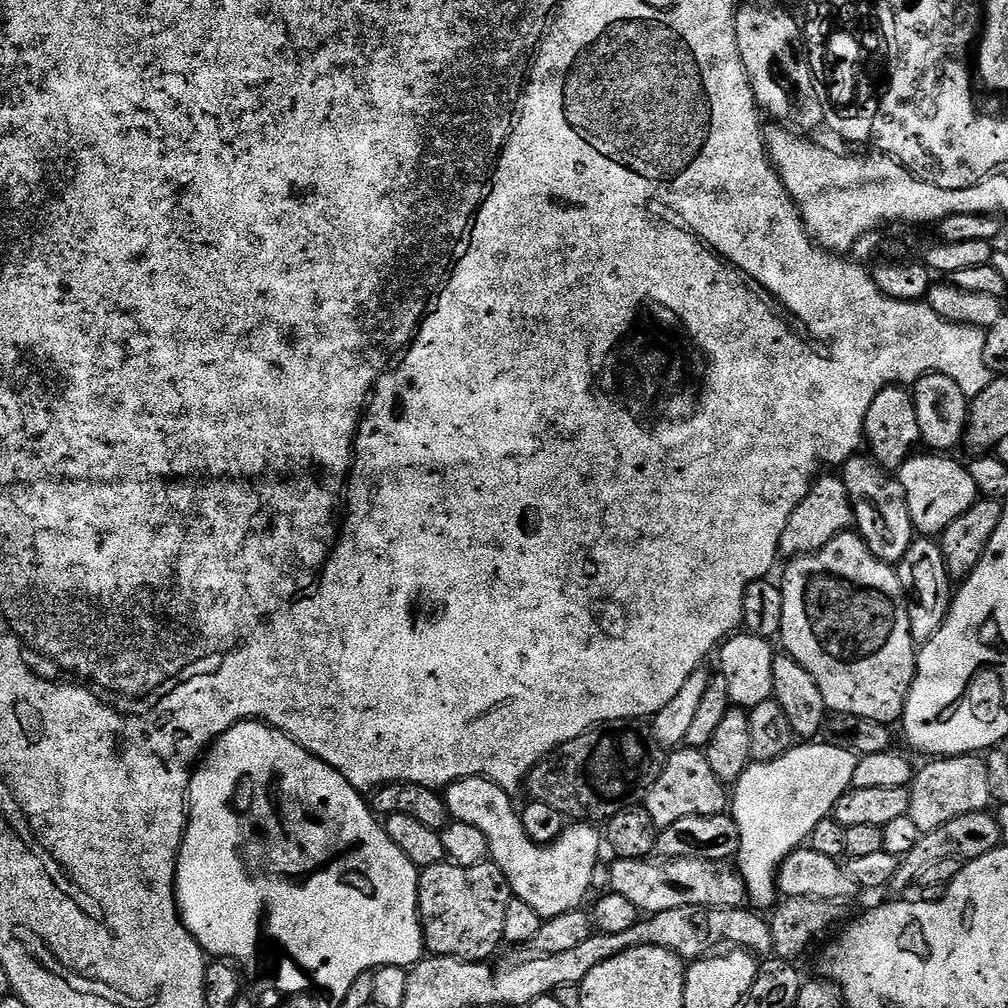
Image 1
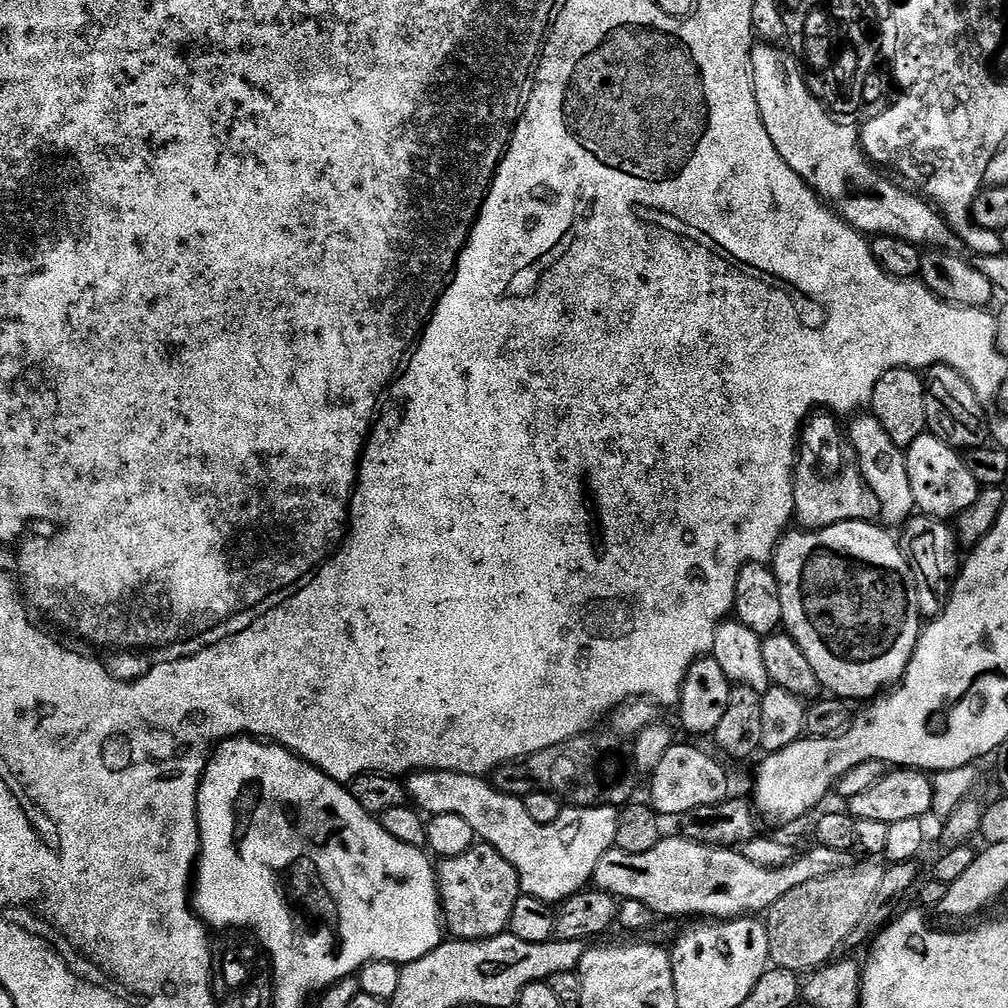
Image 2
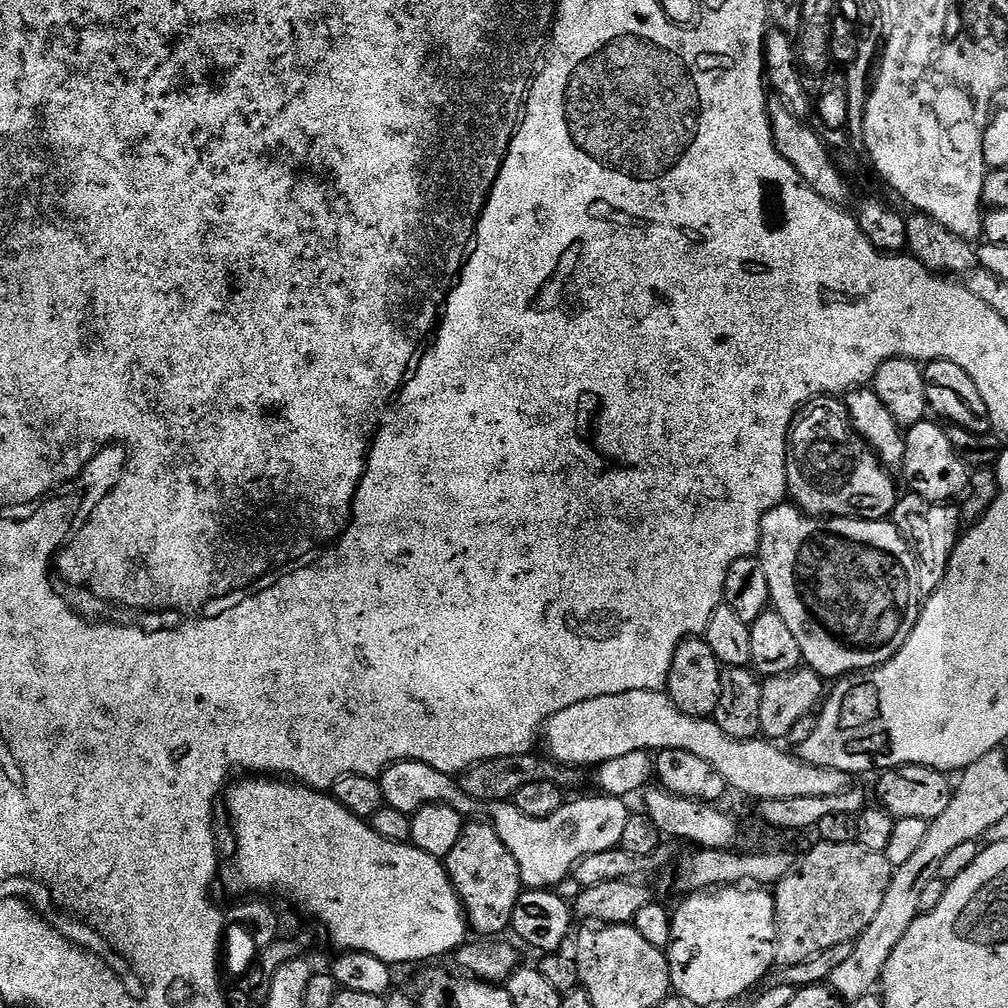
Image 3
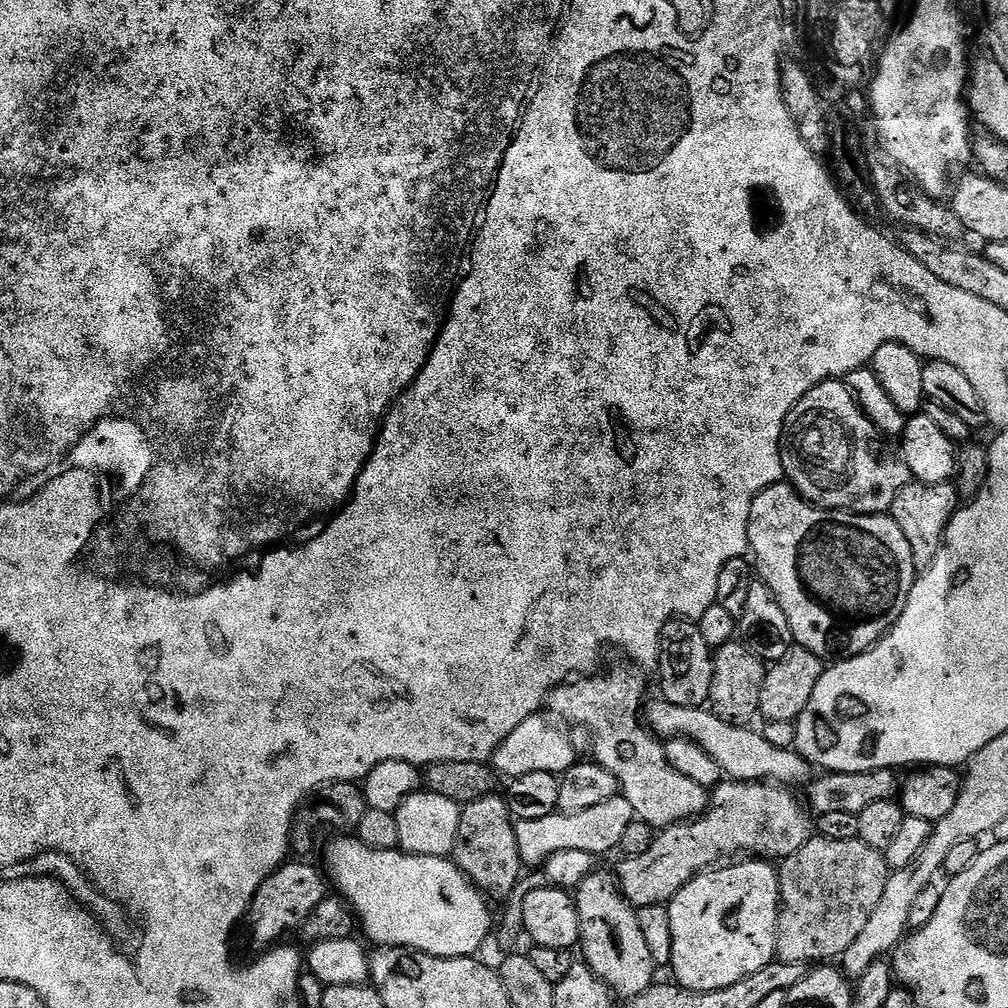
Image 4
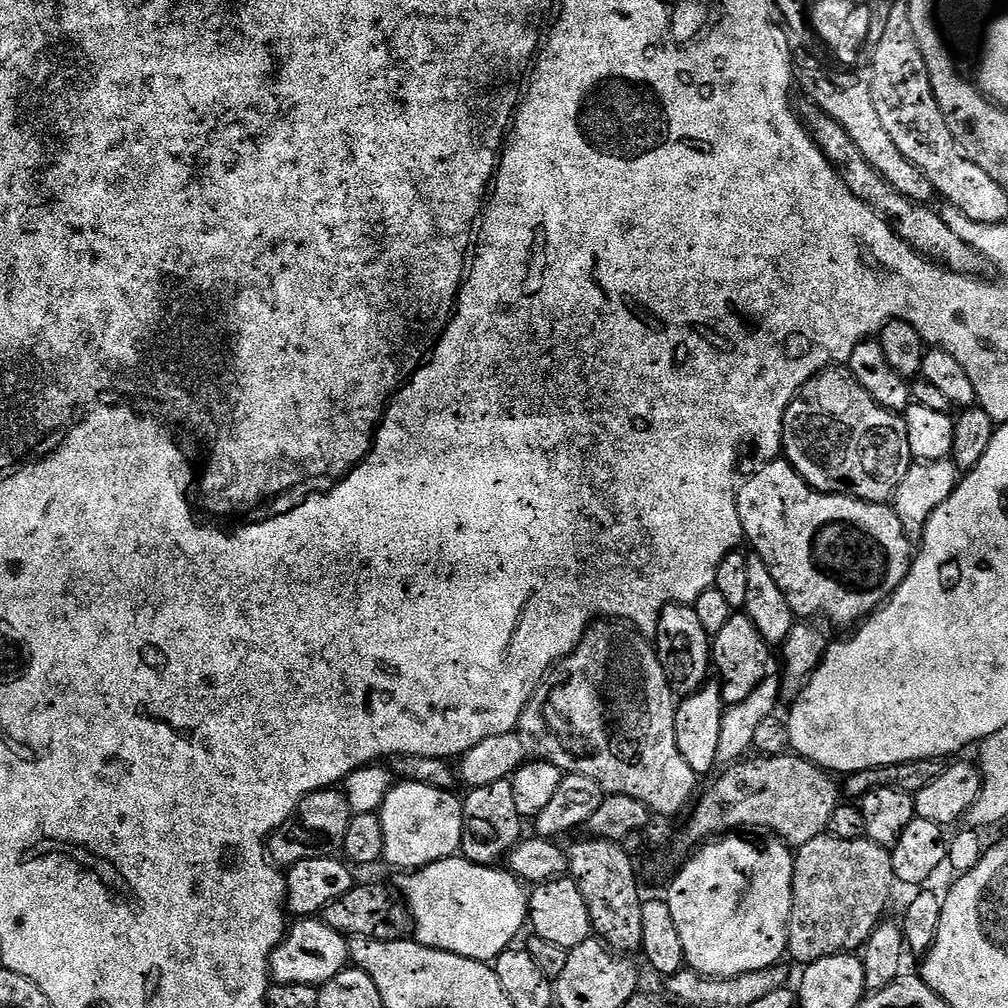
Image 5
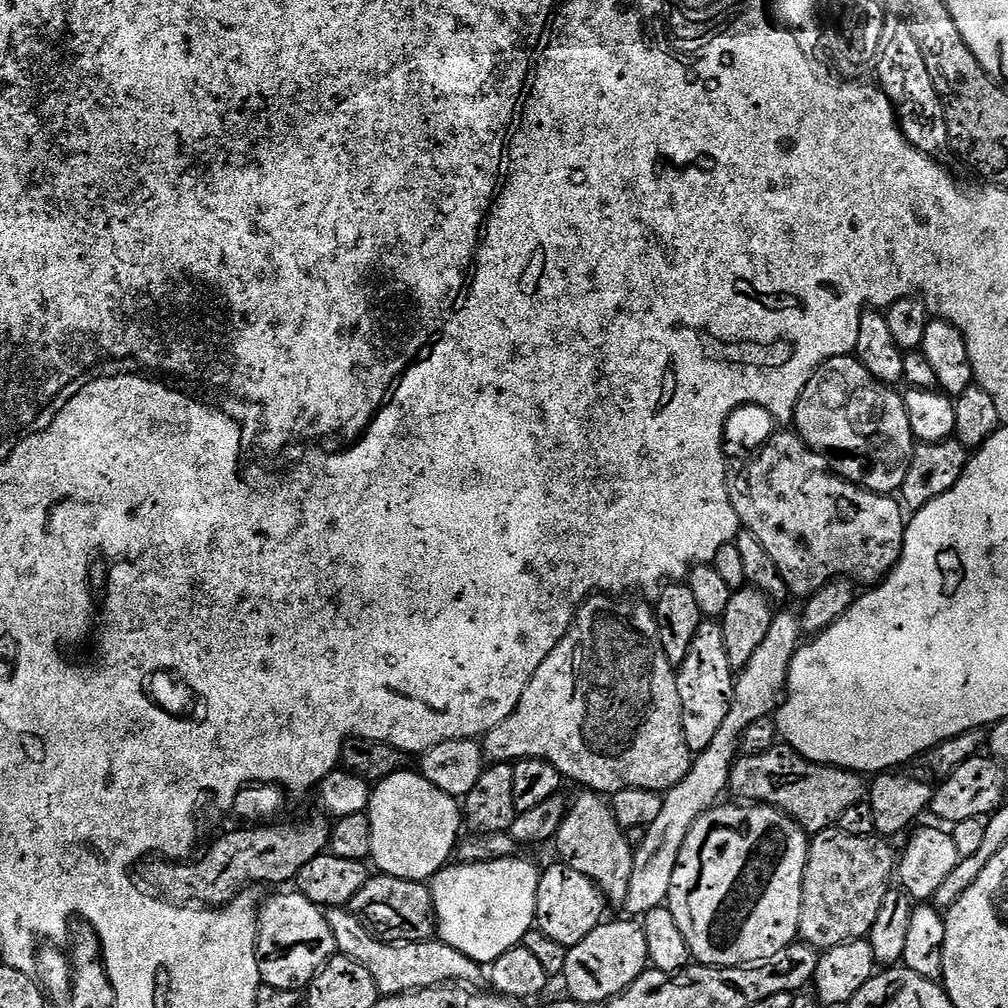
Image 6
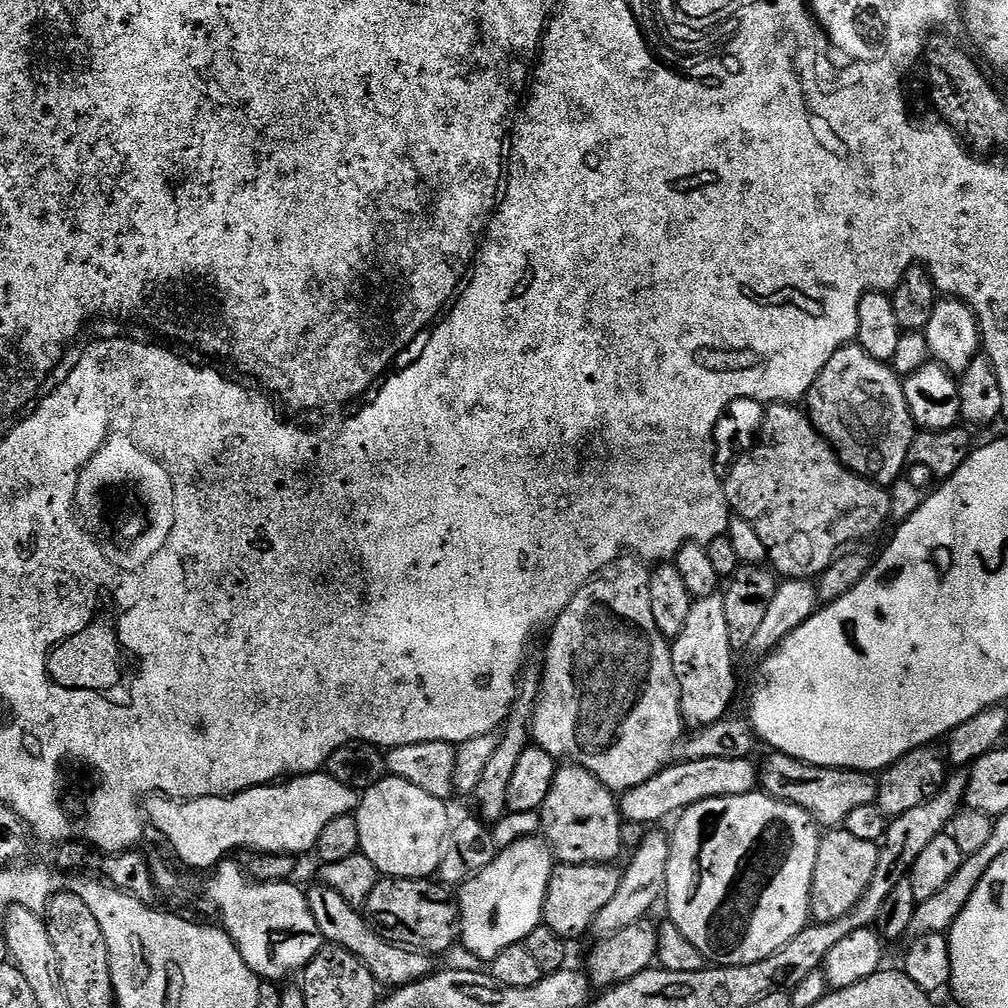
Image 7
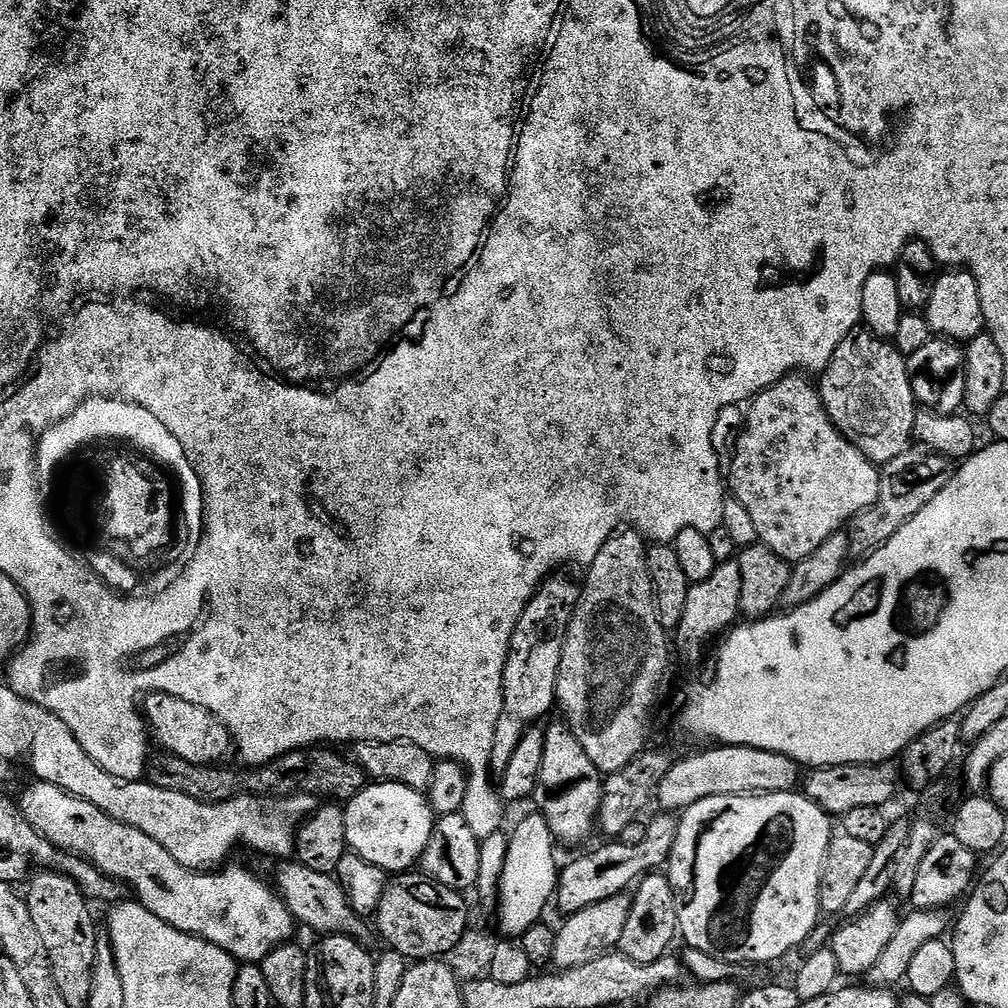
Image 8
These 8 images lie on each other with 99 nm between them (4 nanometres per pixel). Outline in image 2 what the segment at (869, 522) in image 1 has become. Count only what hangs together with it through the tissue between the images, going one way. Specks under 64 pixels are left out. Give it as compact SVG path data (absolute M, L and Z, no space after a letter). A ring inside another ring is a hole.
M856 414L849 420L852 421L846 424L846 435L852 449L856 451L856 461L860 467L860 473L864 475L864 480L870 486L874 498L878 498L880 503L879 519L888 526L907 525L917 511L917 506L914 502L914 490L908 473L905 449L899 448L890 438L890 434L886 434L886 430L882 430L882 422L878 422L876 416Z

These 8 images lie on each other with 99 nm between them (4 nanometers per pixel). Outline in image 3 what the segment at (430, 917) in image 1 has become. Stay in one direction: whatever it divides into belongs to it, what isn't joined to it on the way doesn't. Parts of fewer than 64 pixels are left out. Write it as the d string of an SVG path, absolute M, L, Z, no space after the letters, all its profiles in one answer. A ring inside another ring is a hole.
M487 819L475 820L465 823L462 838L458 838L454 850L443 857L442 863L464 907L467 927L488 936L484 938L496 938L499 932L507 933L512 923L514 906L522 891L520 871L514 854L506 850L506 842L502 842L492 823Z

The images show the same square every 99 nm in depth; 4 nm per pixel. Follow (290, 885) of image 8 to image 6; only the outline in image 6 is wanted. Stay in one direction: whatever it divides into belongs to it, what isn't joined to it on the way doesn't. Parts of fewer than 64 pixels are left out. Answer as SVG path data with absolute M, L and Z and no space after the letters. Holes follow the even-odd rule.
M347 907L329 908L324 917L334 934L337 953L366 966L381 996L397 996L400 992L415 992L418 988L429 988L435 984L479 981L476 979L482 972L481 965L475 964L473 960L466 958L466 954L454 950L454 946L439 938L407 942L377 940L365 930L359 918L353 916Z

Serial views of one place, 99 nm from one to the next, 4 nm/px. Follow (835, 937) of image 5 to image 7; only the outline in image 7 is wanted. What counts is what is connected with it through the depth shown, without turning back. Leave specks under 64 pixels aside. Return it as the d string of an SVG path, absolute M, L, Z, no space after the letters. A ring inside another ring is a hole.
M828 830L821 835L810 894L810 916L815 923L834 922L858 906L866 886L870 886L870 878L874 878L879 853L880 844L854 838L854 834L843 830Z

